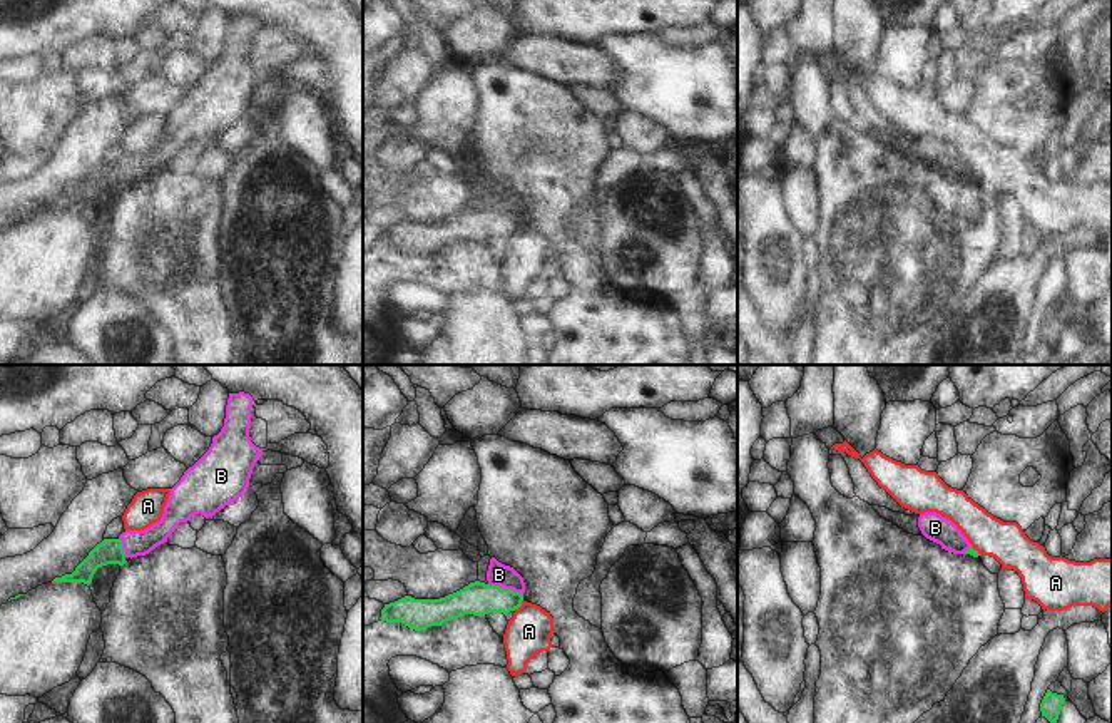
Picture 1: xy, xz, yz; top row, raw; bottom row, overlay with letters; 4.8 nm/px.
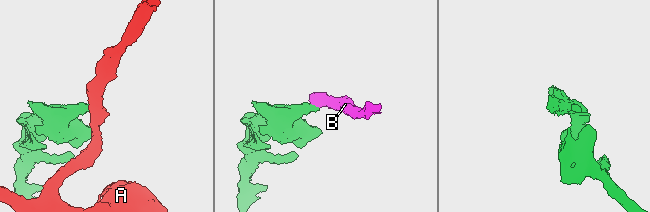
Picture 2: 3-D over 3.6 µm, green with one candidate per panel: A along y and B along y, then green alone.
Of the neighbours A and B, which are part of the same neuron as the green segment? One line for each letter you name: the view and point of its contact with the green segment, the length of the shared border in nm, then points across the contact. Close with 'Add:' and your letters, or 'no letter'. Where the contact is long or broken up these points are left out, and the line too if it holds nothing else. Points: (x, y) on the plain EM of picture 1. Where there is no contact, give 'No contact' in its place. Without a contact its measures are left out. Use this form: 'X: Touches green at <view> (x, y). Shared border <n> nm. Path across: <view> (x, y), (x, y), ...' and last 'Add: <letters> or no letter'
B: Touches green at xz (505, 215). Shared border 180 nm. Path across: xz (477, 223), (494, 223), (505, 215), (499, 199)
Add: B.

